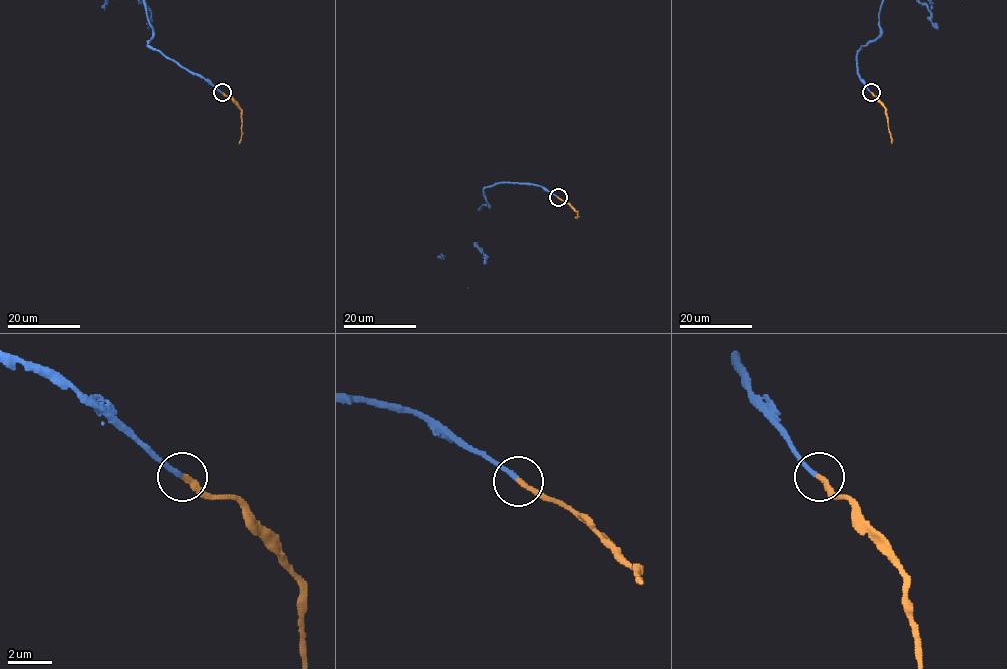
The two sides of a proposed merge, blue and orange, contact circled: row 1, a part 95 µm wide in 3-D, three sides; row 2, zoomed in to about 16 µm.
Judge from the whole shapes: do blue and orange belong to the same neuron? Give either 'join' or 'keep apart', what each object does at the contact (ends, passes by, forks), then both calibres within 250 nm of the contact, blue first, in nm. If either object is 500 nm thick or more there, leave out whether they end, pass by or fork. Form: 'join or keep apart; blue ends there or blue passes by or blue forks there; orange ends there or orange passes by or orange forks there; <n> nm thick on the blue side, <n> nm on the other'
join; blue ends there; orange ends there; 240 nm thick on the blue side, 260 nm on the other

